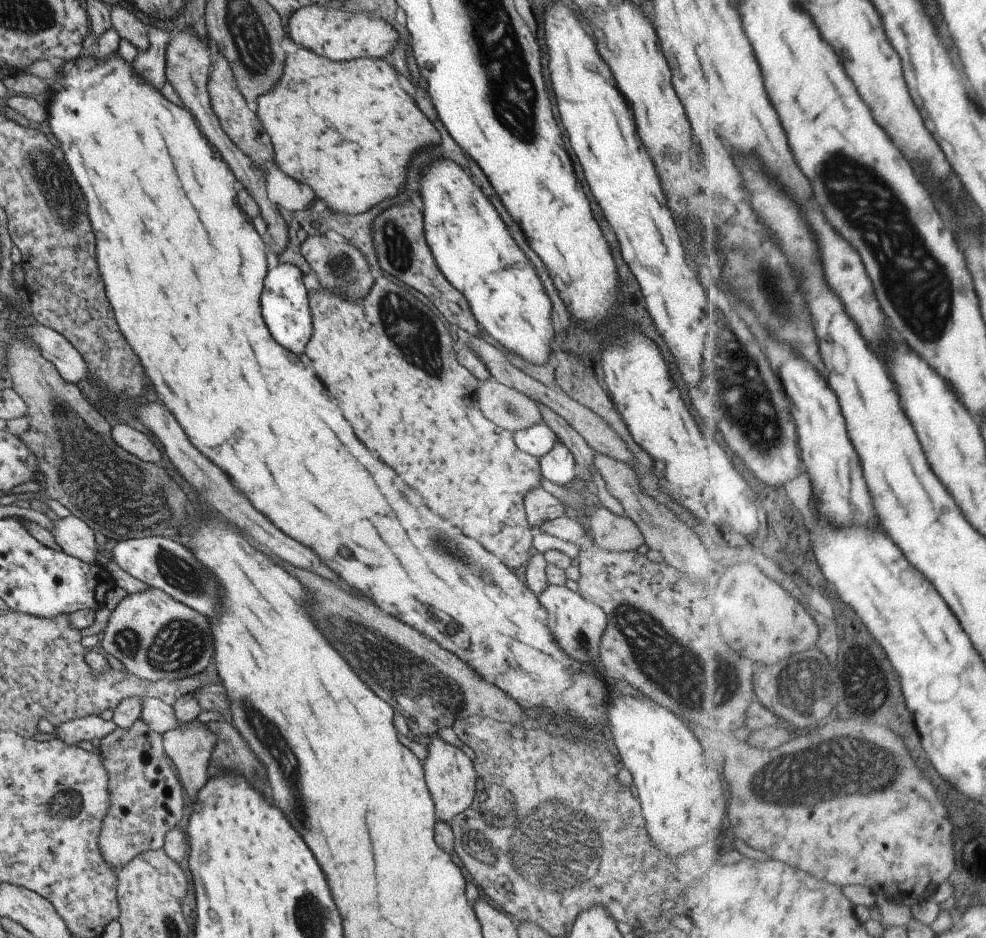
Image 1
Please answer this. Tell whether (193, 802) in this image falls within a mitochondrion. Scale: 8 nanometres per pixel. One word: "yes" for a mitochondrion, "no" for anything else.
no

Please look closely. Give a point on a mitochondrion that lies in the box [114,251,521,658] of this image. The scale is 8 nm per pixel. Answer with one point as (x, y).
(410, 328)

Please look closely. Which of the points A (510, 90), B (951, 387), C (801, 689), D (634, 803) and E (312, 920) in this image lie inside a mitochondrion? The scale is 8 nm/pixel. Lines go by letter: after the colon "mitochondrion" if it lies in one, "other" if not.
A: mitochondrion
B: other
C: mitochondrion
D: other
E: mitochondrion

